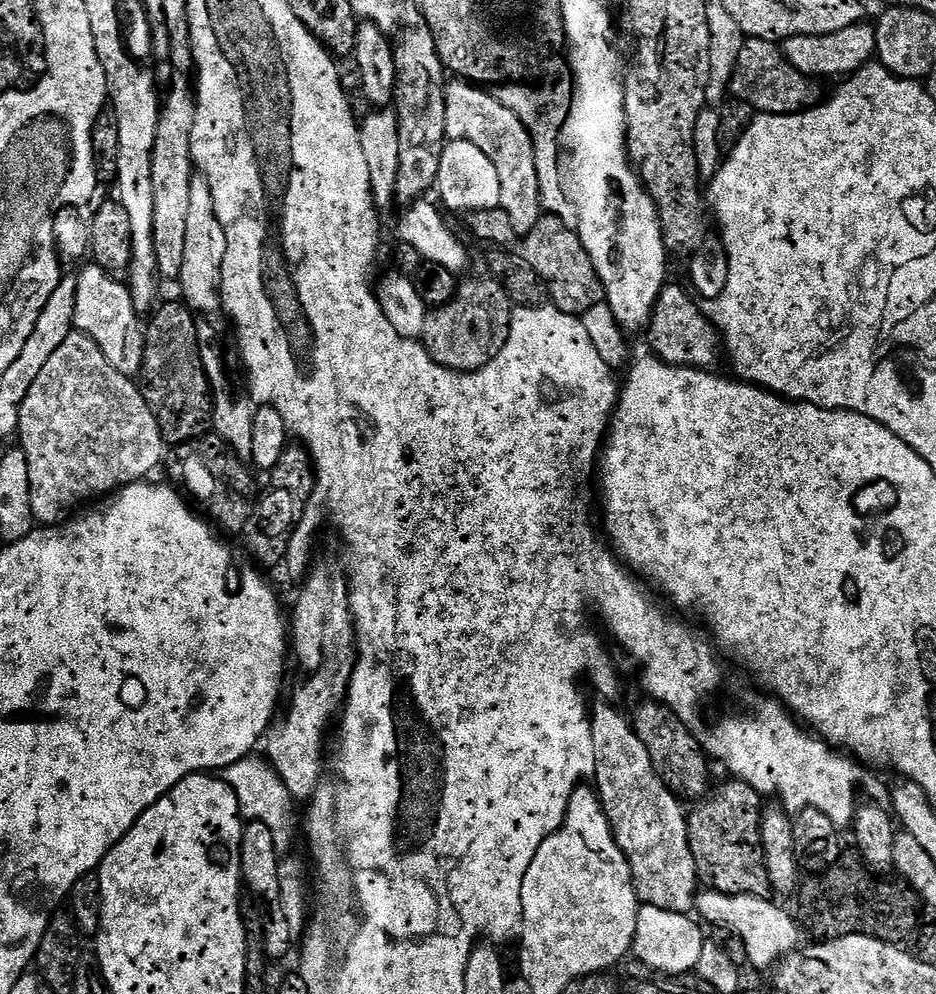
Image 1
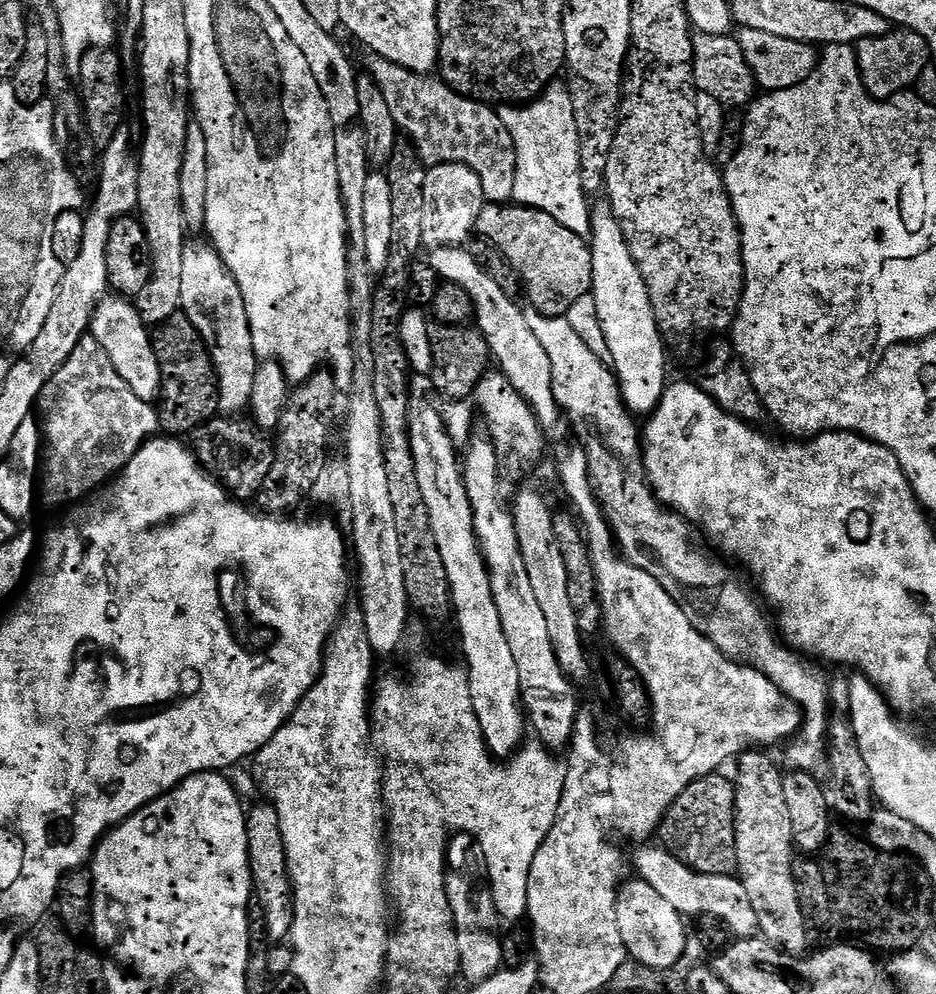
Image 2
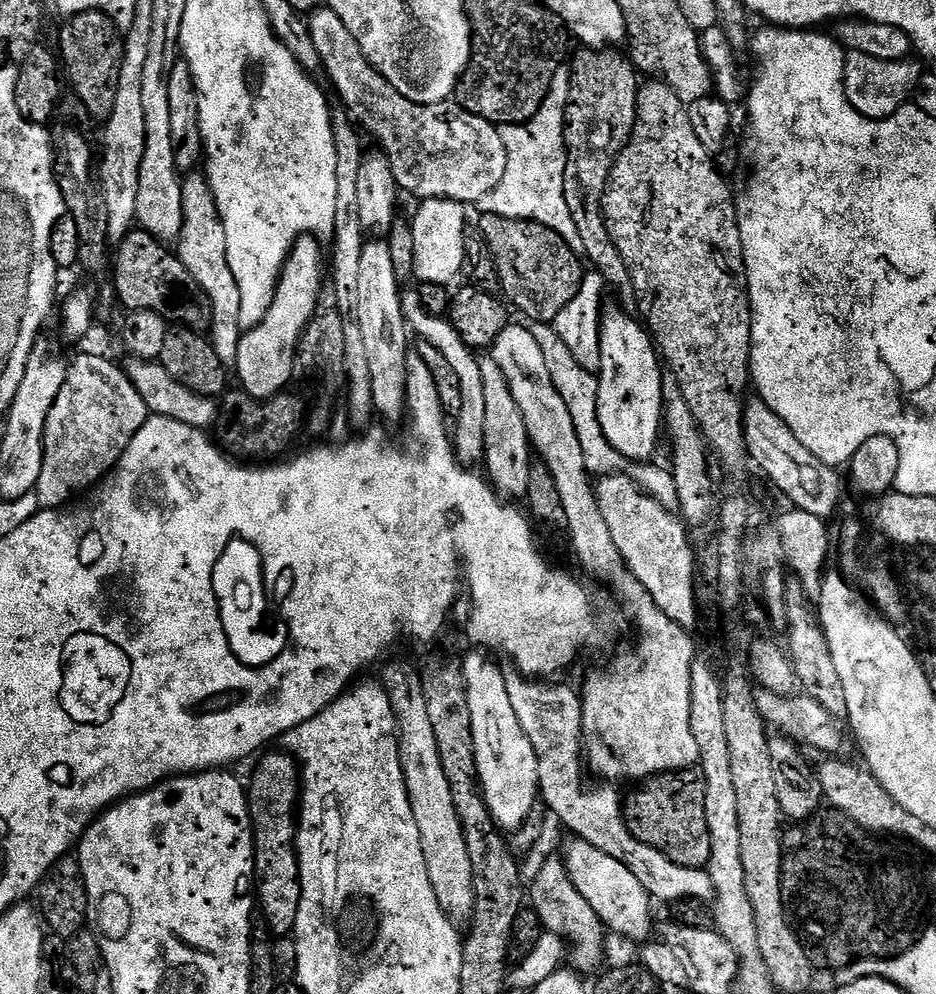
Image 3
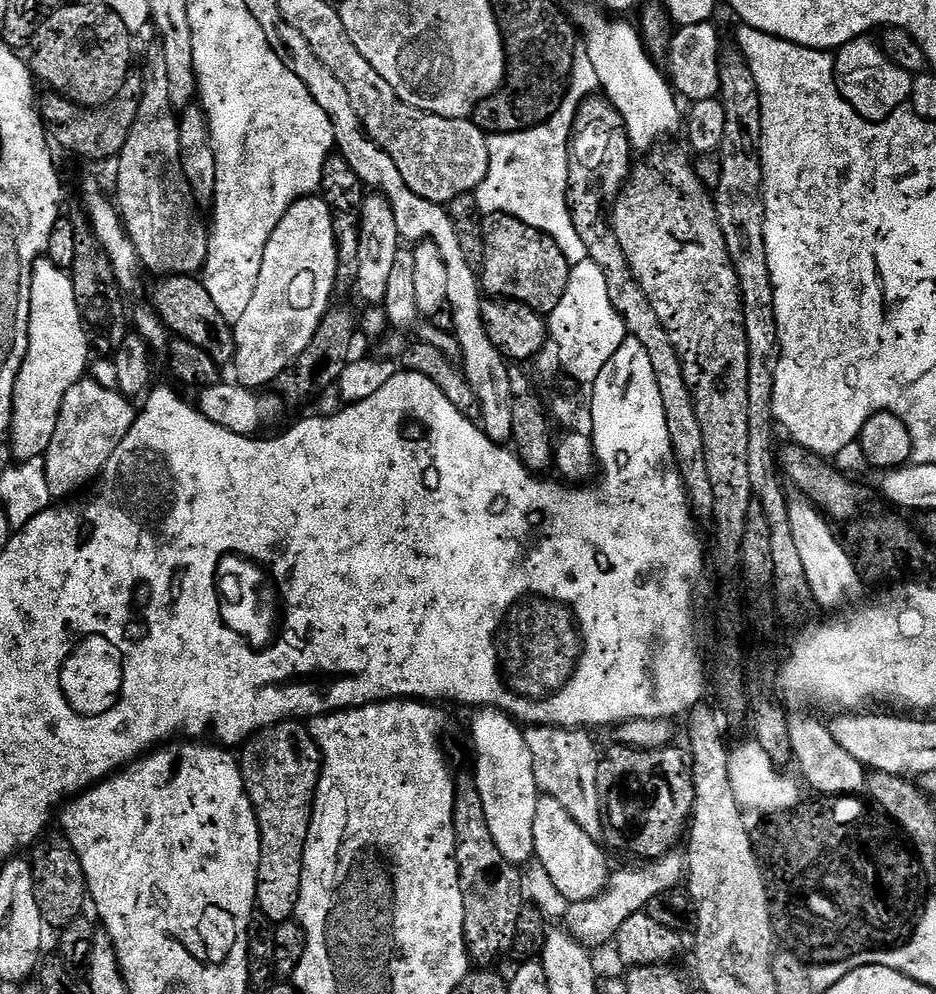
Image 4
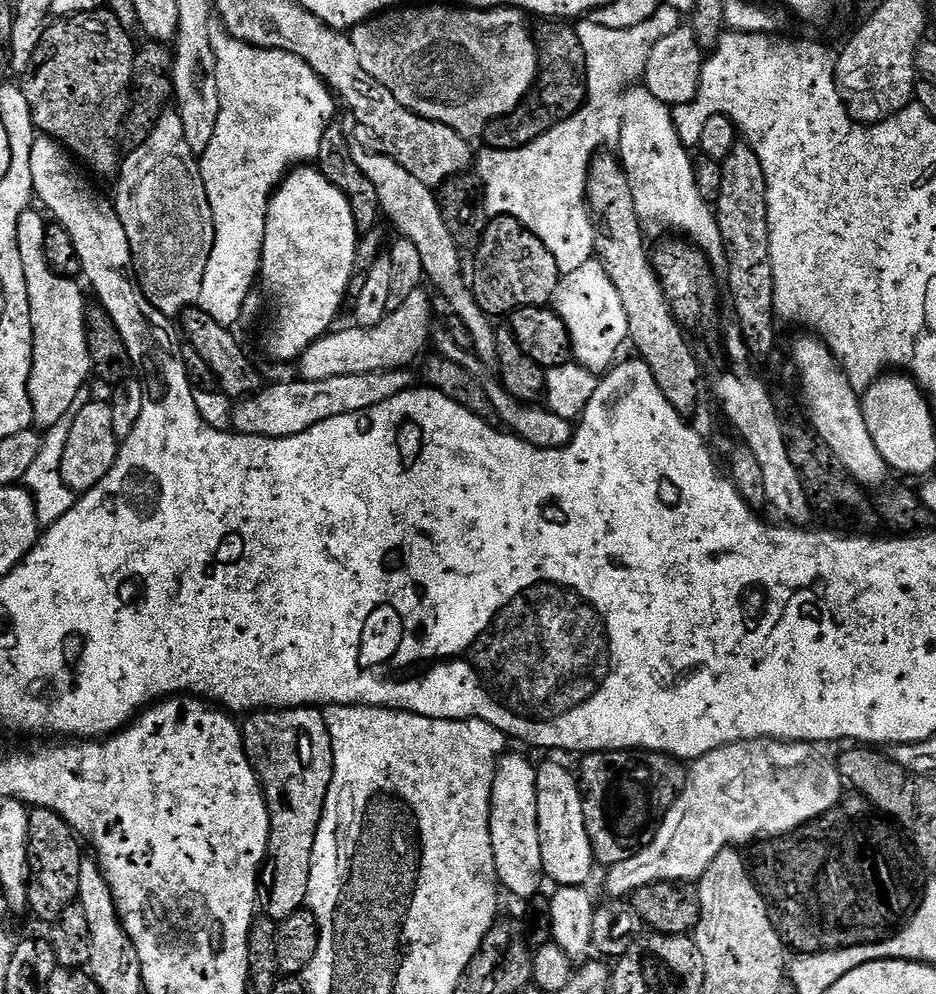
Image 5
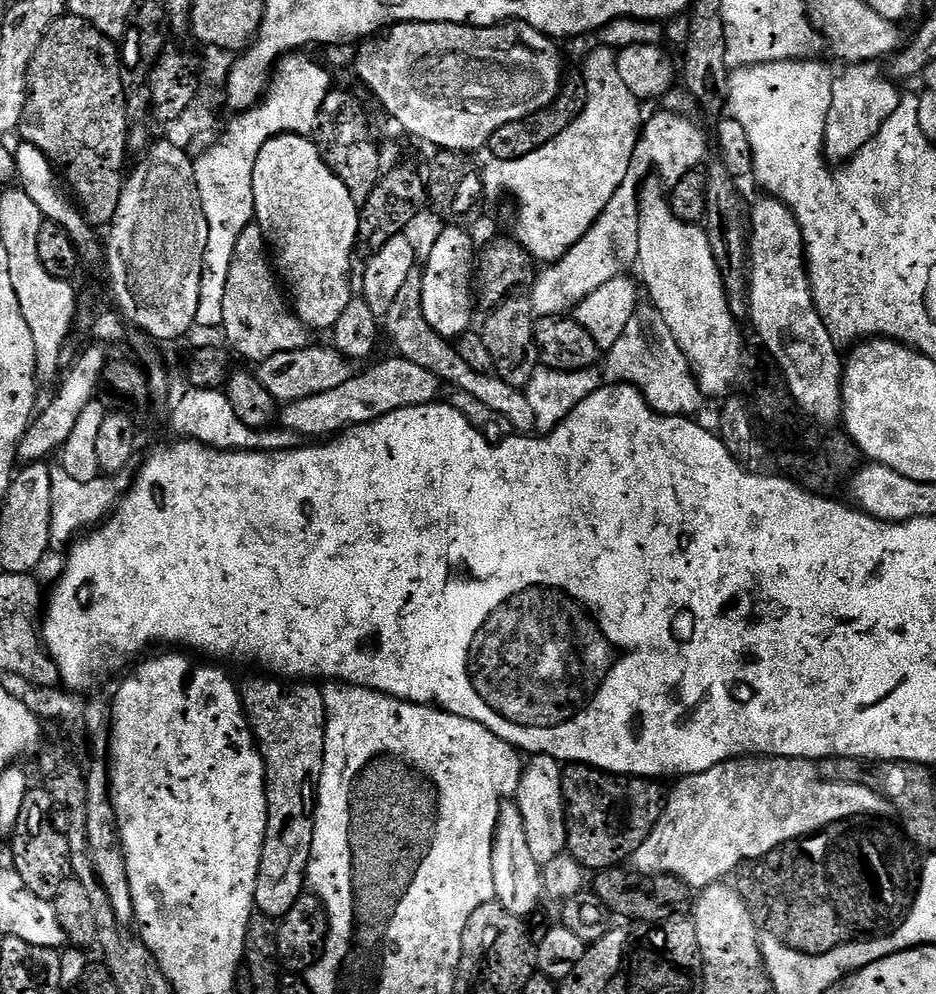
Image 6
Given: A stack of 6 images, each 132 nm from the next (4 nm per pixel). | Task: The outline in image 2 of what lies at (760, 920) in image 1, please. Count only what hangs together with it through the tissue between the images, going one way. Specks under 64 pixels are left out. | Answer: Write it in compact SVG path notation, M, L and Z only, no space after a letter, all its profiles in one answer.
M640 846L636 852L636 868L639 879L646 881L674 910L678 910L685 918L699 918L701 916L713 916L718 918L736 938L752 938L759 933L760 923L758 914L754 914L754 906L746 895L746 886L735 875L715 876L714 874L702 874L695 872L688 865L683 864L678 858L674 858L669 849L663 846Z

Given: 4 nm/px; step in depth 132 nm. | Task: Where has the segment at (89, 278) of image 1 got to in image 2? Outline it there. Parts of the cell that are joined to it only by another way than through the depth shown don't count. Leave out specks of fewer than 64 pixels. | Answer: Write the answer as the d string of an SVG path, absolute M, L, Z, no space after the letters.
M119 294L105 296L92 315L90 334L96 339L98 346L106 350L106 358L114 362L114 370L118 370L122 382L126 382L126 386L130 386L130 390L134 390L134 394L138 394L142 402L152 404L159 401L162 374L158 358L154 354L150 328L140 317L140 312L131 299Z

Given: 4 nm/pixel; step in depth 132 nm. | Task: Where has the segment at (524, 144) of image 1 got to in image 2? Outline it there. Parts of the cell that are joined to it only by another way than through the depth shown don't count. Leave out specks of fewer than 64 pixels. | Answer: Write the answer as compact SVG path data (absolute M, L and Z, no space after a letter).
M373 55L371 59L367 71L382 90L382 98L386 98L390 114L394 114L397 129L409 136L405 137L419 154L420 161L426 166L466 165L478 174L485 201L507 205L514 194L516 151L510 130L506 130L497 109L459 96L439 78L411 72L378 55Z

